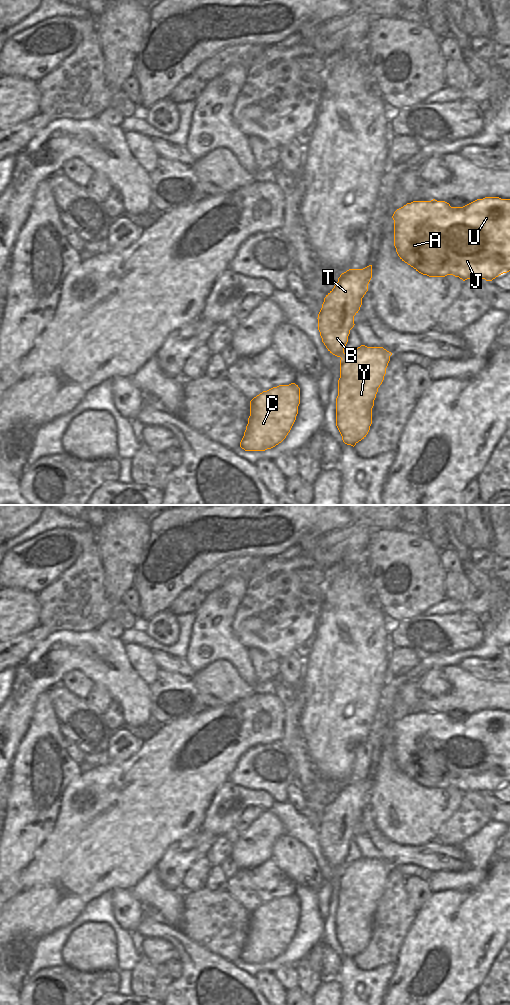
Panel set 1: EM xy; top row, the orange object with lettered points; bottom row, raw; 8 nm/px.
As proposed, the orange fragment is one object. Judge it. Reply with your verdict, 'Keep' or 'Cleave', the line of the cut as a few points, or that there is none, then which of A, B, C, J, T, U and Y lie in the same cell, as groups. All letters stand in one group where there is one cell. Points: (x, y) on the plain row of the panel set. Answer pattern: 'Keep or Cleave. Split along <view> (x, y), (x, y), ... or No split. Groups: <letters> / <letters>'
Keep. No split. Groups: A B C J T U Y.

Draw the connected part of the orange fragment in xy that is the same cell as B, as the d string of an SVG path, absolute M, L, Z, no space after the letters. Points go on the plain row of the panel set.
M372 777L363 781L349 781L342 785L334 800L326 807L318 826L318 842L322 854L333 867L340 869L340 890L336 910L336 938L345 956L355 958L364 951L372 936L372 920L378 900L384 892L391 864L383 859L361 857L351 865L344 865L354 828L360 822L362 810L372 790Z

